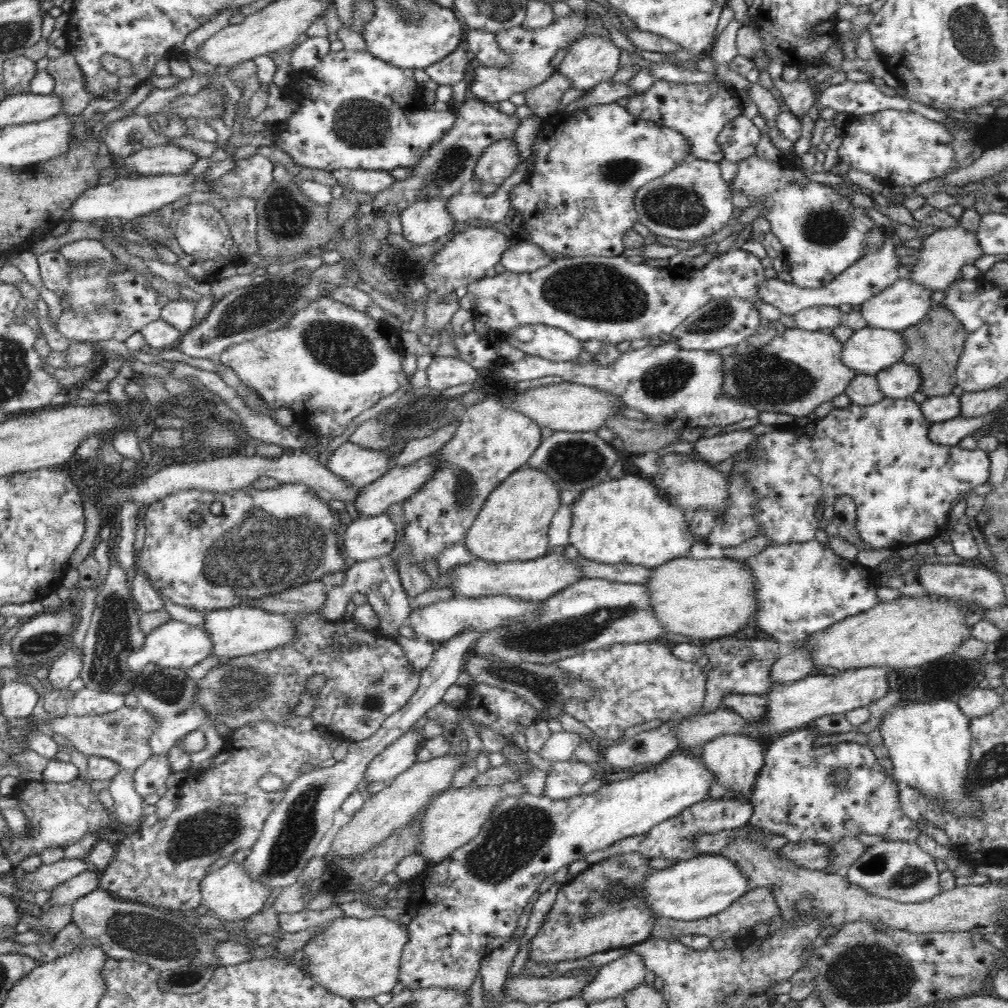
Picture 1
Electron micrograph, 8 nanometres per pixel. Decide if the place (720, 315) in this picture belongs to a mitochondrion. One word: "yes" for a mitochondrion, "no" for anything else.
yes

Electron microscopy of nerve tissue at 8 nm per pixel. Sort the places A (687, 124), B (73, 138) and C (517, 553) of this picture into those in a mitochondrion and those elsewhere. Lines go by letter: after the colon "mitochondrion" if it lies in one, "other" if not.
A: other
B: other
C: other

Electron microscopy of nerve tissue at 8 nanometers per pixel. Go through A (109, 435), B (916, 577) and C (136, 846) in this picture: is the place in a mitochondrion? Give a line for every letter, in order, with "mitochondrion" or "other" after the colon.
A: other
B: other
C: other

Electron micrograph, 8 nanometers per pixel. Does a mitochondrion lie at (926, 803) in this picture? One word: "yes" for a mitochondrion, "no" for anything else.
no

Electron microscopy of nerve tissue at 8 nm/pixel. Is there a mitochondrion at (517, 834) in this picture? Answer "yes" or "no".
yes

